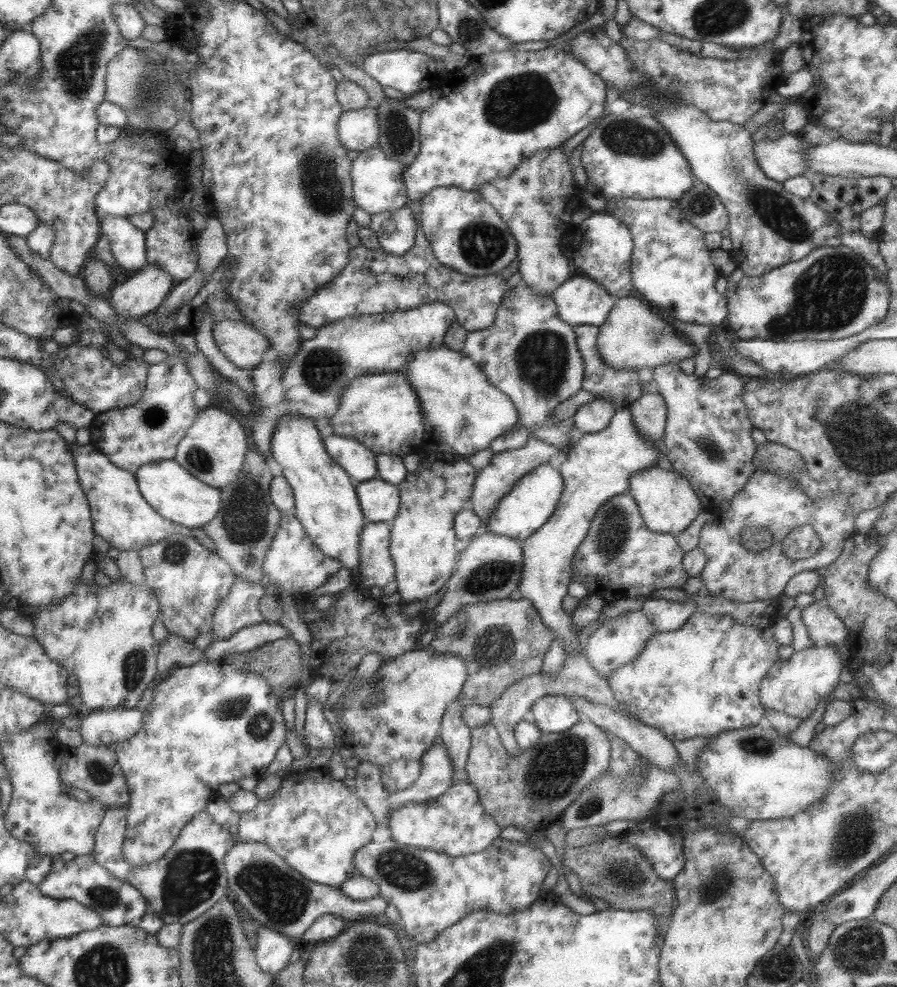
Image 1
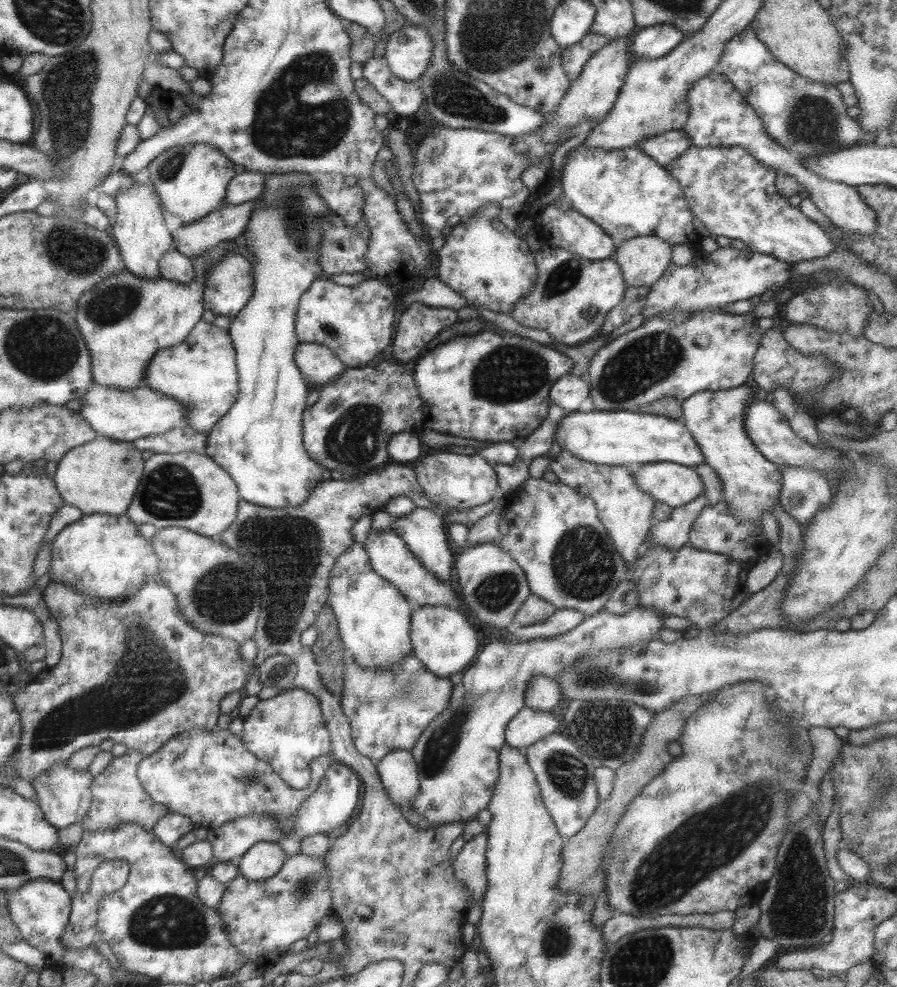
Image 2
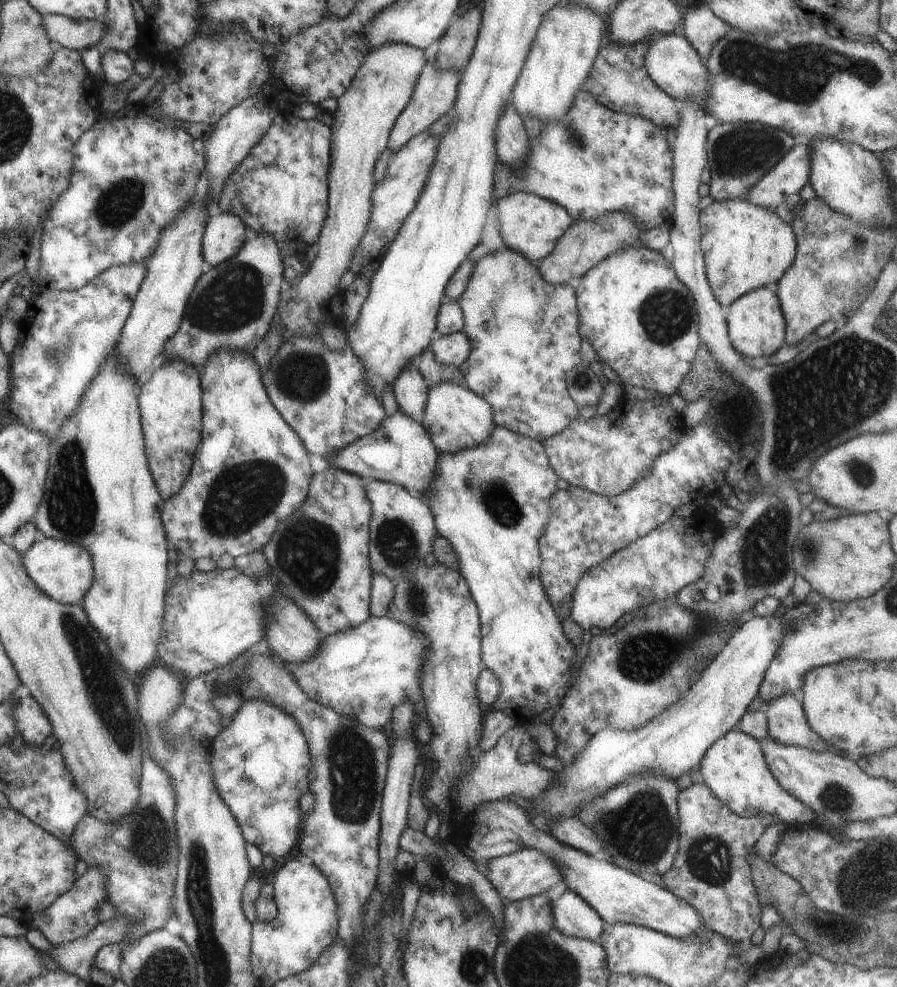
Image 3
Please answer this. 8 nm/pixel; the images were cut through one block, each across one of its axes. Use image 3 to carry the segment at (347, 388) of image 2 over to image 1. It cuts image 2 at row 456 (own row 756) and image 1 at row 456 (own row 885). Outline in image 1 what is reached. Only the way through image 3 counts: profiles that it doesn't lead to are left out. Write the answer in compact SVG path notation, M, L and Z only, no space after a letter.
M330 435L323 440L326 452L356 483L377 478L377 454L354 438Z

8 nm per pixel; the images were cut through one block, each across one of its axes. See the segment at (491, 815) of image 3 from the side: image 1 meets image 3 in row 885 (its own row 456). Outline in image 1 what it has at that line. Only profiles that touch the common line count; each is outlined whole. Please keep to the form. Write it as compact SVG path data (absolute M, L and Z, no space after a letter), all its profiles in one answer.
M617 405L616 411L606 428L592 434L576 436L568 450L566 460L560 466L559 474L564 480L564 491L556 510L534 534L522 542L522 578L518 590L522 598L530 601L540 614L545 626L550 628L553 639L566 646L568 656L583 652L583 636L576 631L572 616L562 608L572 582L572 557L584 541L590 523L603 502L614 495L628 492L630 475L637 474L658 463L660 446L656 448L638 434L632 422L631 411Z

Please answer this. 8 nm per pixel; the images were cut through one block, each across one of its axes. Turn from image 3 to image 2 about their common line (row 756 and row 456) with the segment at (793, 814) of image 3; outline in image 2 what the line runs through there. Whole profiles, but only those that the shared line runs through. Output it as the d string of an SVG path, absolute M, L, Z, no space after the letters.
M746 384L731 389L718 390L710 392L708 390L697 392L682 401L682 416L680 420L686 425L690 434L694 437L696 444L702 451L704 463L710 466L718 475L722 483L722 496L727 504L731 515L739 522L753 520L758 522L763 518L763 514L772 512L774 505L779 502L779 496L782 488L782 478L780 476L780 467L770 462L756 445L750 440L745 429L745 412L750 401L755 398L754 390Z

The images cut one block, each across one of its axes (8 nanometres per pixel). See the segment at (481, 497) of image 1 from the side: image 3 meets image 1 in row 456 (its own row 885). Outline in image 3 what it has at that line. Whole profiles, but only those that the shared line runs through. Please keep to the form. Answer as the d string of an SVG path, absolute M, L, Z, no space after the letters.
M522 849L509 855L490 859L487 864L486 877L506 904L546 893L556 883L563 880L558 864L551 857L536 849Z

